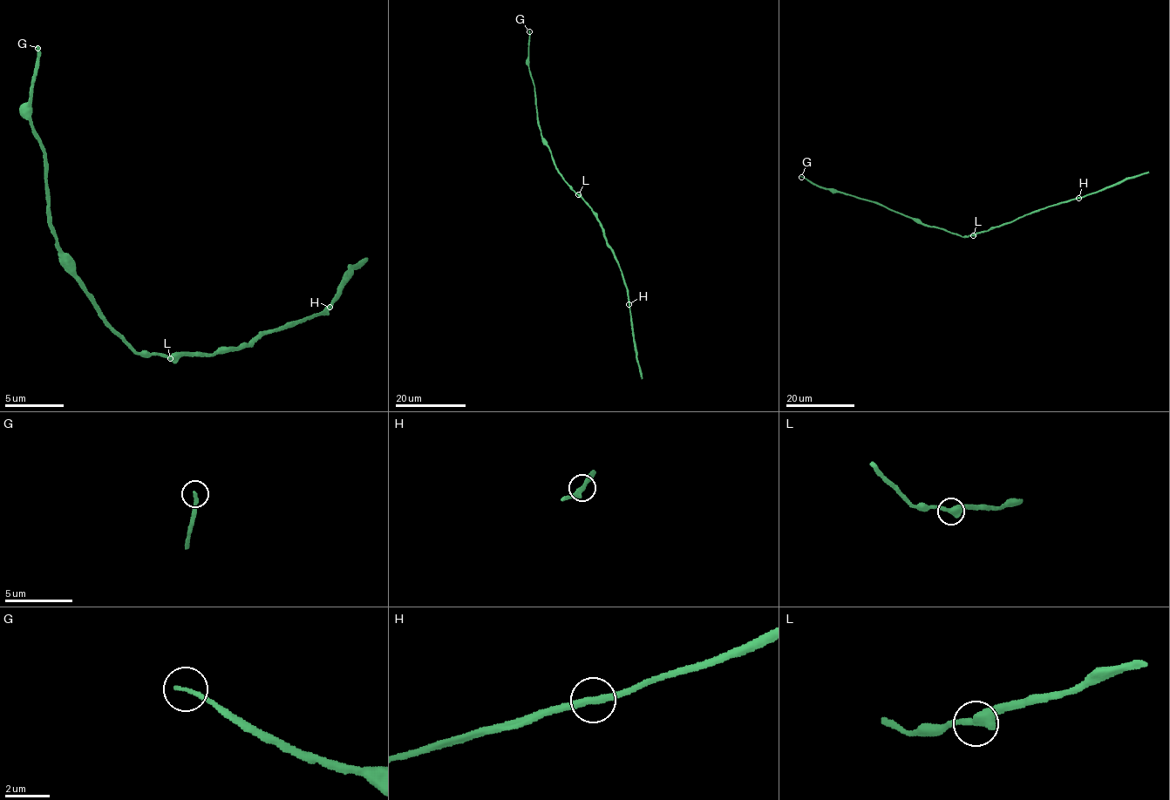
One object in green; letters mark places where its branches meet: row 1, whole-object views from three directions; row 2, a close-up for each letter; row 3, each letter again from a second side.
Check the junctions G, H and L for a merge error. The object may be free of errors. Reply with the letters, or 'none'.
none

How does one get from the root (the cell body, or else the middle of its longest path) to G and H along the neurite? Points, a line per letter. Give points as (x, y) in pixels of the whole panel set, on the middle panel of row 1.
G: (578, 195), (559, 172), (540, 132), (535, 88), (528, 71), (529, 31)
H: (578, 195), (591, 209), (602, 228), (622, 273), (629, 304)

